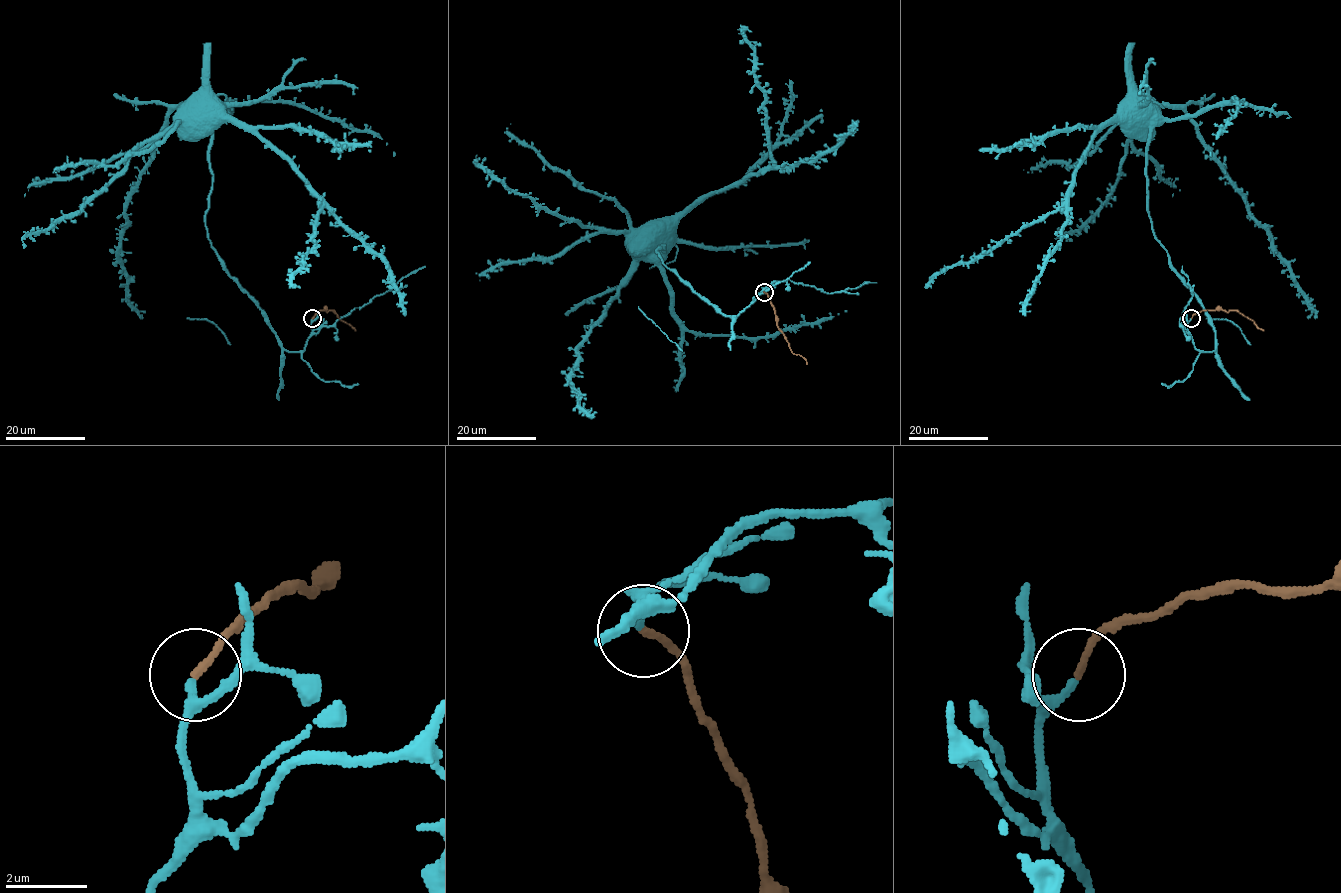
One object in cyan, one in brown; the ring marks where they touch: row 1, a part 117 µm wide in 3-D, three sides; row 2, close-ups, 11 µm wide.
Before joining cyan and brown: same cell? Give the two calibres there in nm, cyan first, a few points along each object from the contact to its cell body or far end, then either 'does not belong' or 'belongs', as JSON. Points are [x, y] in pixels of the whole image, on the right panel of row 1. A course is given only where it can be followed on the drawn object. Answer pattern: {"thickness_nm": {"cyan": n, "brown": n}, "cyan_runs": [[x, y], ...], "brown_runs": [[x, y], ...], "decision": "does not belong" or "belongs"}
{"thickness_nm": {"cyan": 180, "brown": 170}, "cyan_runs": [[1191, 318], [1196, 348], [1213, 351], [1208, 314], [1155, 236], [1146, 176], [1149, 126], [1126, 108]], "brown_runs": [[1191, 318], [1207, 310], [1238, 311], [1263, 330]], "decision": "belongs"}

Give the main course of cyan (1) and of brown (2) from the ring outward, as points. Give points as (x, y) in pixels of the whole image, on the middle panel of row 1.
1: (763, 291), (736, 315), (725, 315), (663, 263), (657, 250), (663, 250), (662, 237), (654, 227)
2: (763, 291), (791, 351), (800, 355), (807, 364)

